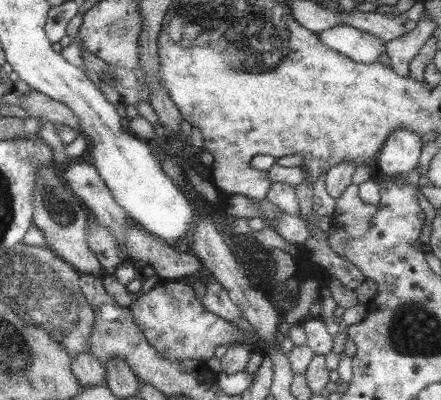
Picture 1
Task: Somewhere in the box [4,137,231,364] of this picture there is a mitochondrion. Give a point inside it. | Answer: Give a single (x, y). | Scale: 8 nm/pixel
(57, 206)

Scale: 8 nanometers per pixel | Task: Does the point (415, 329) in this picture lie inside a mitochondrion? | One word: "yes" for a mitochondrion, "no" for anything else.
yes

